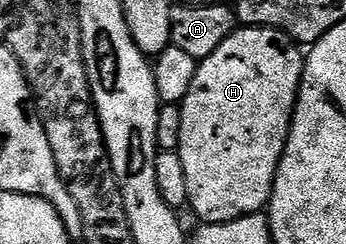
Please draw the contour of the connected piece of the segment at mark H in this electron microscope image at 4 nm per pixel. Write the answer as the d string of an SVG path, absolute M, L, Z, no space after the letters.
M249 26L239 27L216 54L199 63L192 90L180 105L182 121L177 152L180 162L184 162L189 211L194 211L202 224L227 224L236 218L257 216L269 205L302 85L303 63L303 49L287 32Z

